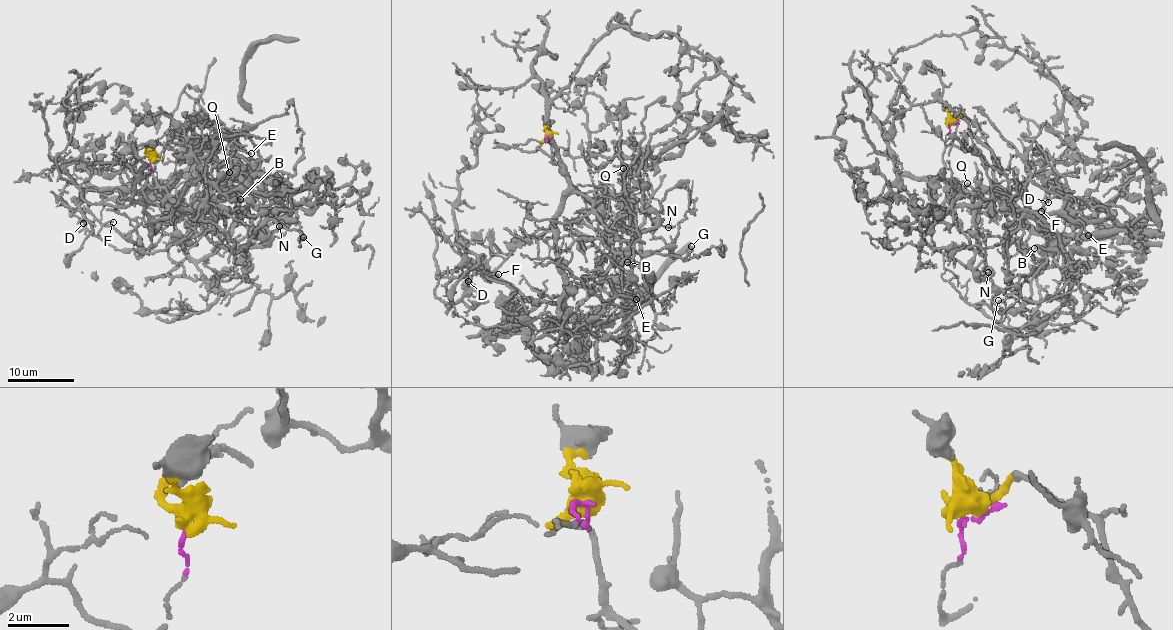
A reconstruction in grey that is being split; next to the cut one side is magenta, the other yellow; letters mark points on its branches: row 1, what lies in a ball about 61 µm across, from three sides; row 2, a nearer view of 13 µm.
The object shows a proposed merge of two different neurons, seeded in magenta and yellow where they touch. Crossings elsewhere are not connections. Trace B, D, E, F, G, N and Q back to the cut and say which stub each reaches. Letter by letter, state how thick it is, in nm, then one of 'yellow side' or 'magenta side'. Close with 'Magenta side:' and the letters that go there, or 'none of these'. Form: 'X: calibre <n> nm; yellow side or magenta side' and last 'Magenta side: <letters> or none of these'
B: calibre 140 nm; yellow side
D: calibre 150 nm; magenta side
E: calibre 160 nm; yellow side
F: calibre 130 nm; magenta side
G: calibre 160 nm; magenta side
N: calibre 80 nm; magenta side
Q: calibre 160 nm; yellow side
Magenta side: D, F, G, N

